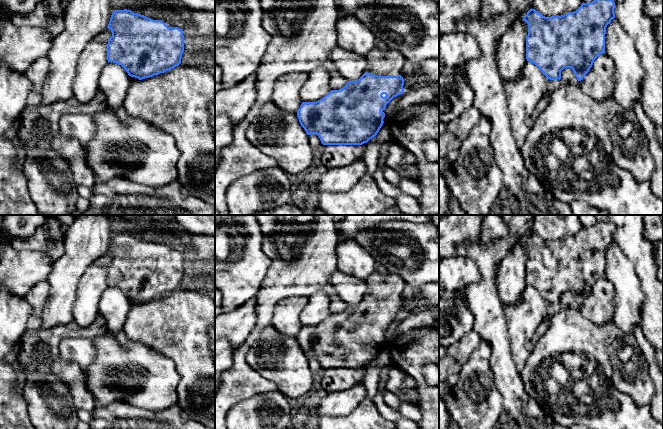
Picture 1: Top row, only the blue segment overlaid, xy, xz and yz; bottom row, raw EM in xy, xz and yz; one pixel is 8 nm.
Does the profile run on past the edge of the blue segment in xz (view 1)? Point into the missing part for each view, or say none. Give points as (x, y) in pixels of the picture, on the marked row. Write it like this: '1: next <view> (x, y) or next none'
1: next xz (380, 62)

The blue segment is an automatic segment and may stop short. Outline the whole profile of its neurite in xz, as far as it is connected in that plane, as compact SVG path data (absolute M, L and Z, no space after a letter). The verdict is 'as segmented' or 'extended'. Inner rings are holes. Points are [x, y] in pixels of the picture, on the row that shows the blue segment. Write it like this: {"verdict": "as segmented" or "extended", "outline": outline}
{"verdict": "extended", "outline": "M376 45L365 56L367 59L367 71L356 81L348 81L339 90L331 90L322 99L316 102L302 102L297 117L301 126L308 135L319 136L323 145L362 145L375 137L382 127L385 117L383 112L386 105L396 96L404 92L404 79L401 71L405 63L405 57L397 50L388 48L381 50Z"}

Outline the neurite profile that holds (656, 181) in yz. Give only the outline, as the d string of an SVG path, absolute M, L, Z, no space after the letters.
M639 104L634 109L643 133L648 139L650 152L654 159L655 170L649 180L653 193L663 199L663 149L659 145L653 122Z

